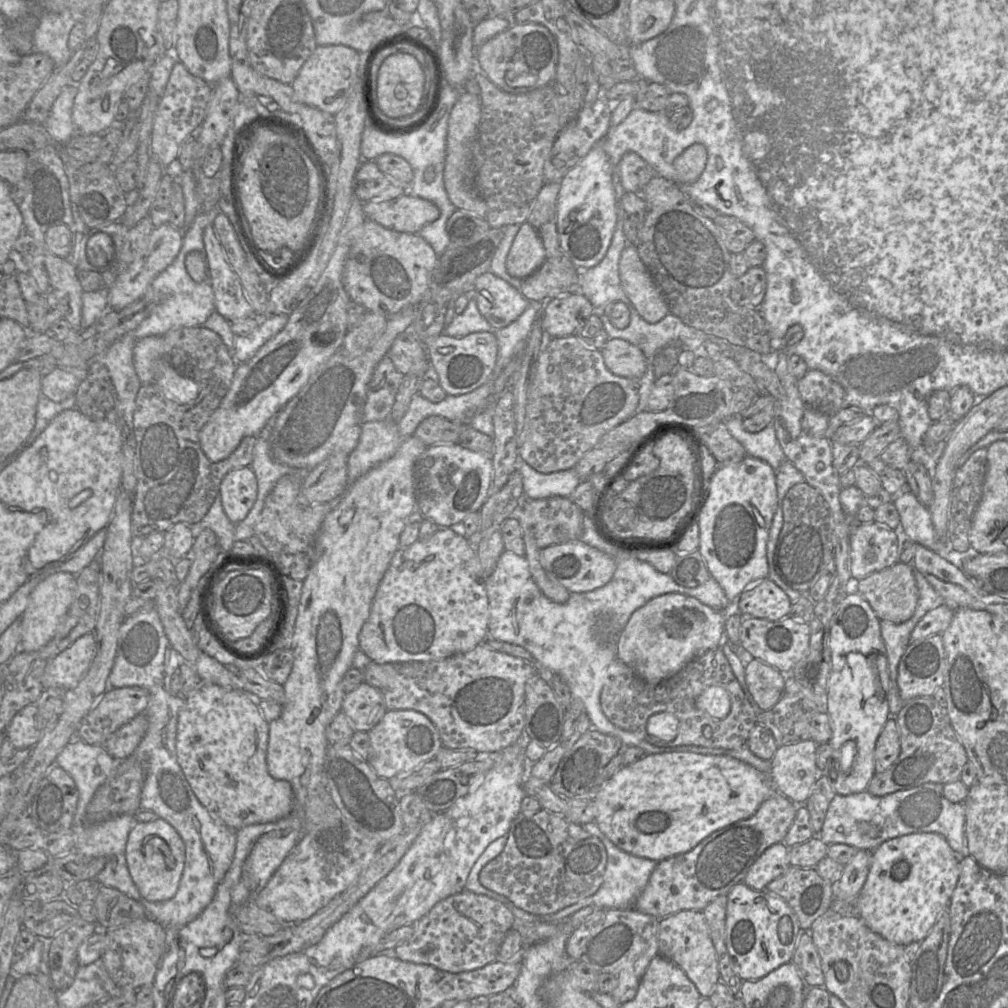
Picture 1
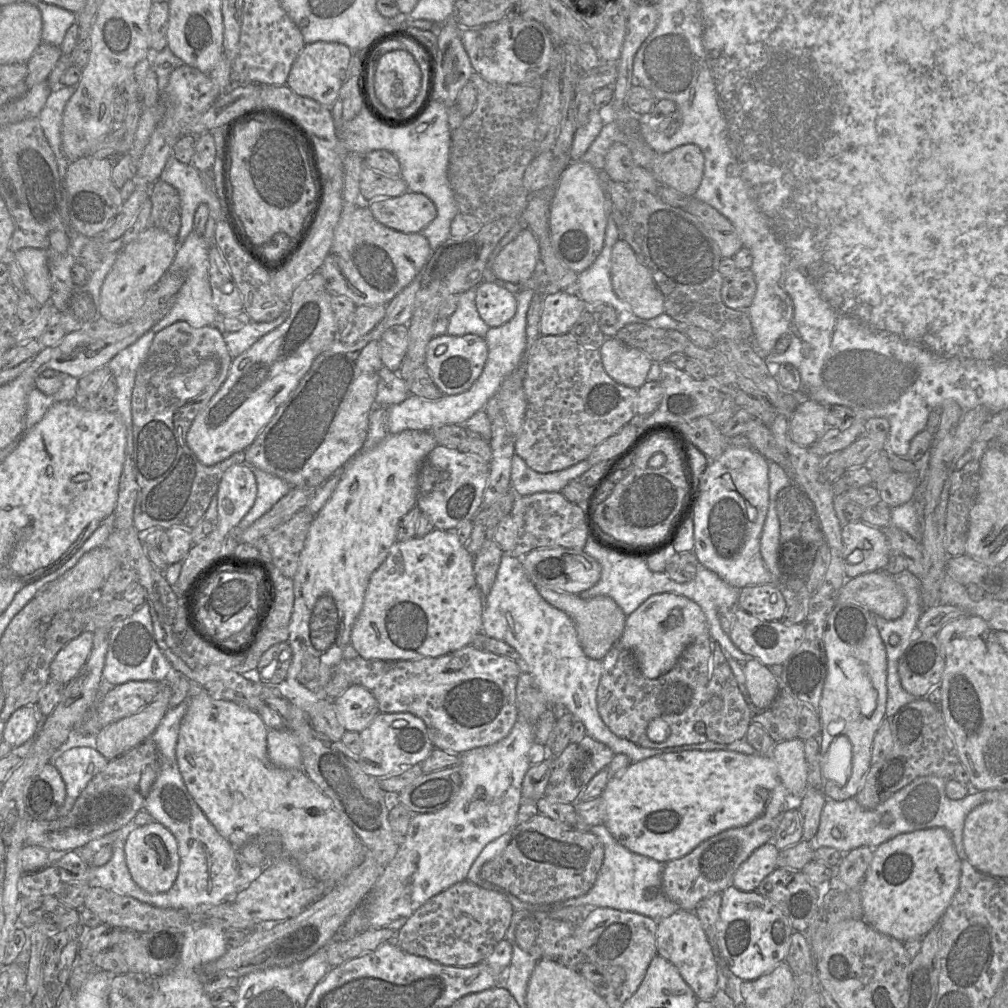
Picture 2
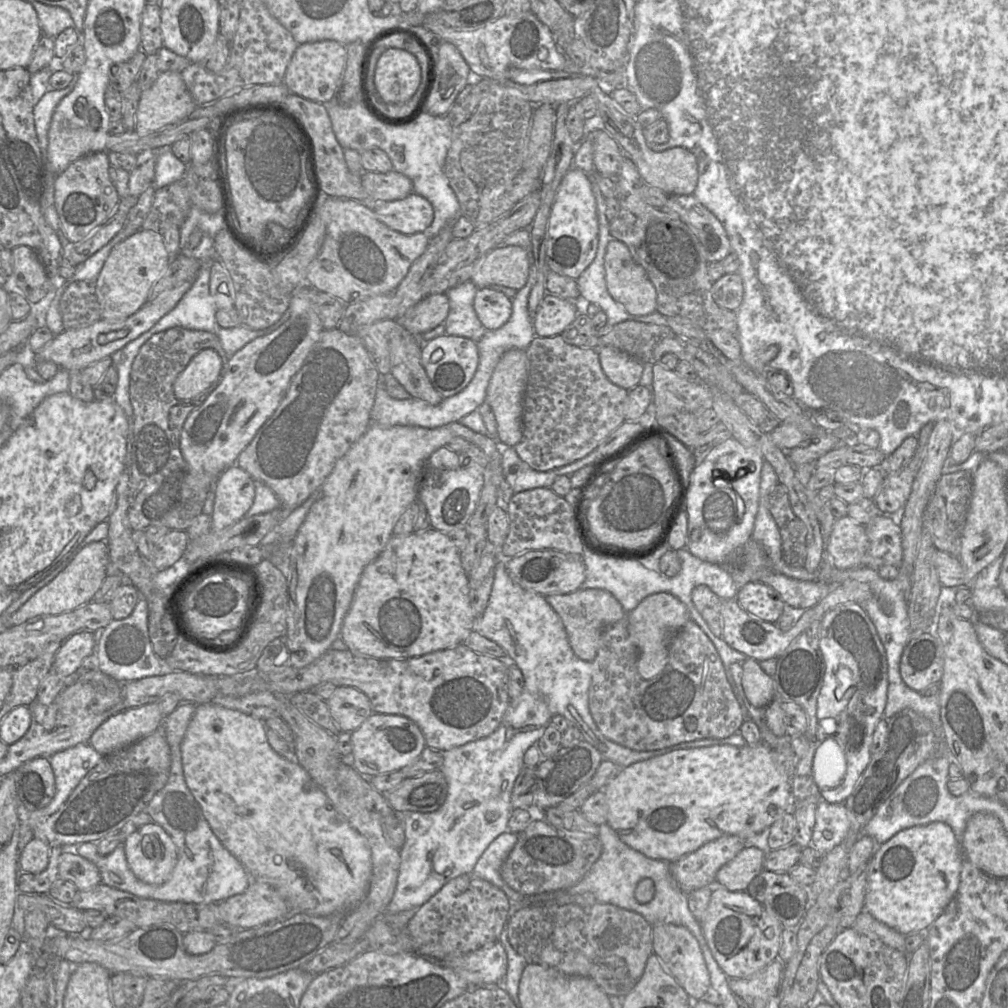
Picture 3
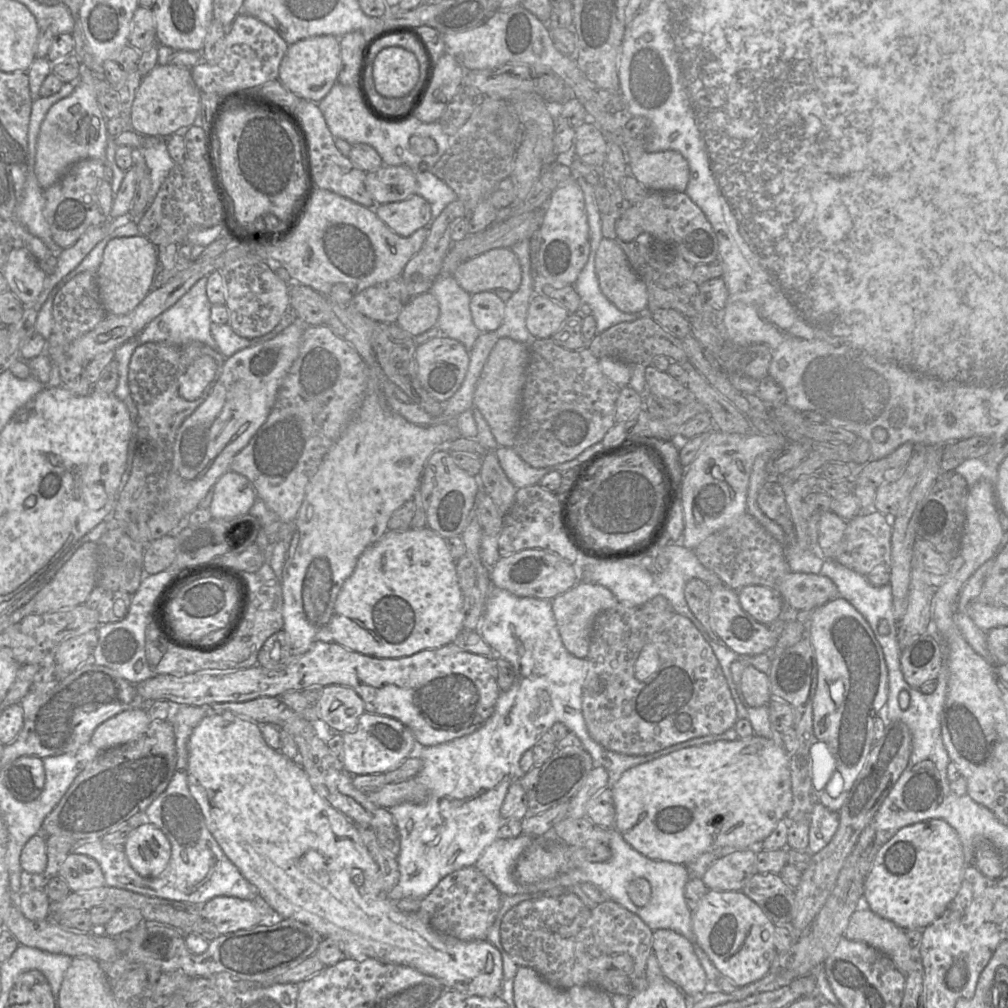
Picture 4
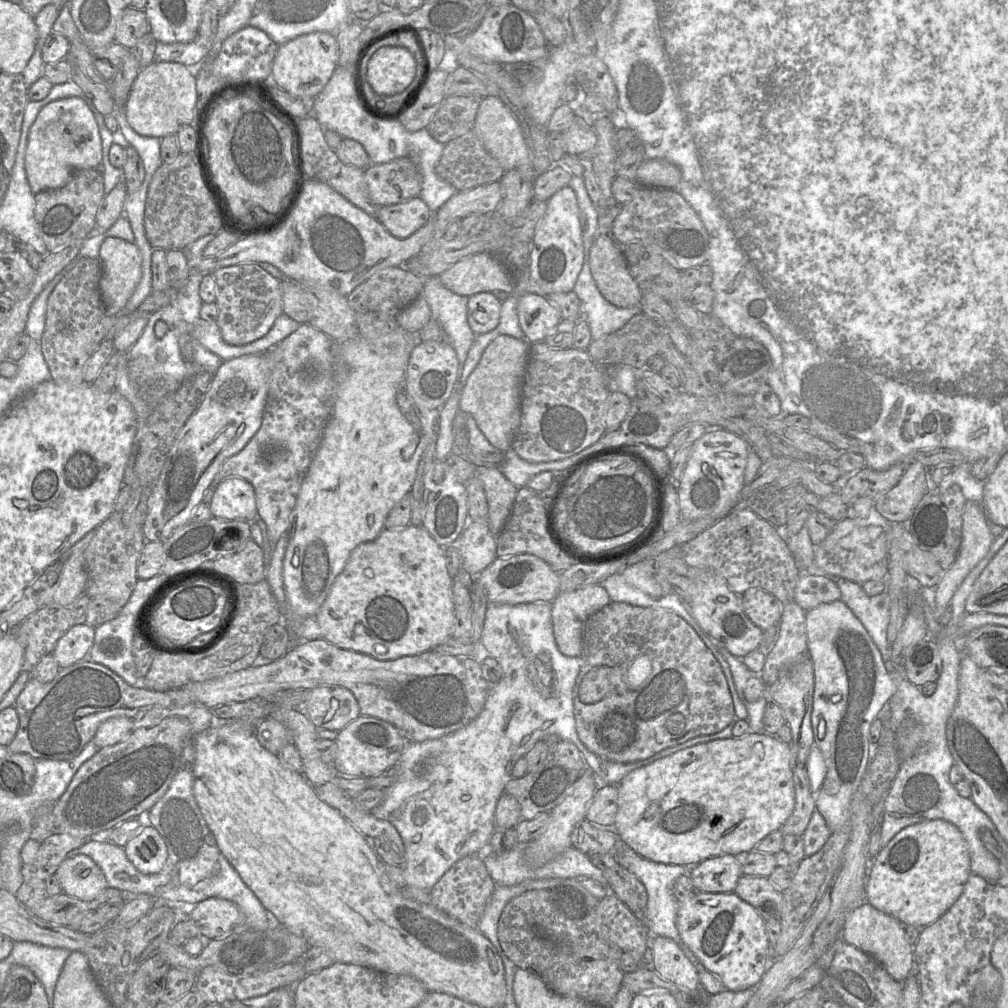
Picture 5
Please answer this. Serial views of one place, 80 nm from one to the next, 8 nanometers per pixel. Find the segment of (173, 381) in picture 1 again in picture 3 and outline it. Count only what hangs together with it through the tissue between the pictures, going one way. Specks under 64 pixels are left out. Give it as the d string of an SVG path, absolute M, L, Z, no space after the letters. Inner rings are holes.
M212 349L198 353L176 378L173 390L179 400L193 399L215 384L221 370L221 358Z

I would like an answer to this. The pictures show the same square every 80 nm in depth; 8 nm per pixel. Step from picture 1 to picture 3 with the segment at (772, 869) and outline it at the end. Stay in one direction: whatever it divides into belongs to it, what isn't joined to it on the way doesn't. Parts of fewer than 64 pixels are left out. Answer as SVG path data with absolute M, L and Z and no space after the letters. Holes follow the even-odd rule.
M744 847L716 874L716 882L729 891L746 891L750 882L763 870L765 852L757 847Z

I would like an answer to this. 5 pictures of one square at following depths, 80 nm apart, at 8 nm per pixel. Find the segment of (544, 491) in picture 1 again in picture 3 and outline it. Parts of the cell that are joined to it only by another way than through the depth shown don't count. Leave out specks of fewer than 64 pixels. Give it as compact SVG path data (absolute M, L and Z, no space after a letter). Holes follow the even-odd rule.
M499 445L503 474L514 493L534 488L549 488L558 476L570 476L585 466L593 465L602 456L596 448L575 462L548 471L536 471L525 463L513 447Z

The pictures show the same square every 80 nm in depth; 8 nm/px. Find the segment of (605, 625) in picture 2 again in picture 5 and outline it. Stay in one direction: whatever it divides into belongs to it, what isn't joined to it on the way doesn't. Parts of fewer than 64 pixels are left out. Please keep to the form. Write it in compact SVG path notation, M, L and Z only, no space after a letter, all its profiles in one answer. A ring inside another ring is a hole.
M600 584L559 593L555 597L551 602L553 634L563 655L581 655L582 633L586 620L610 602L608 592Z

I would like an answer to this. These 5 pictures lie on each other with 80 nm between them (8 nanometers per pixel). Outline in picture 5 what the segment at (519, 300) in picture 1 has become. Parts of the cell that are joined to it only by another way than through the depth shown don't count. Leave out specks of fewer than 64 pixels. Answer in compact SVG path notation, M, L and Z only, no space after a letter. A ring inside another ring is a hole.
M480 292L468 297L468 324L476 335L488 333L497 327L501 304L493 292Z

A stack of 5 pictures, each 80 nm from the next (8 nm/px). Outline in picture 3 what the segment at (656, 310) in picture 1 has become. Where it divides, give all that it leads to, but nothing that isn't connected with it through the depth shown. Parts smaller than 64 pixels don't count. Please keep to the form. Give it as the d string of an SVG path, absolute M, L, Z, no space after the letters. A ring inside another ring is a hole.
M617 239L606 246L605 280L609 294L632 315L656 311L657 294L642 266L634 261L628 247Z

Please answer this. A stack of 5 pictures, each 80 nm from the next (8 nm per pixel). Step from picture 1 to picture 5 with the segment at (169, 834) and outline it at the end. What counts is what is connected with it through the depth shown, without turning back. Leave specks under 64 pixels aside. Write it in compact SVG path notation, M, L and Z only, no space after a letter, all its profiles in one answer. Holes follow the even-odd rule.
M151 825L143 826L128 841L124 851L135 868L145 875L160 872L167 860L167 846L160 833Z

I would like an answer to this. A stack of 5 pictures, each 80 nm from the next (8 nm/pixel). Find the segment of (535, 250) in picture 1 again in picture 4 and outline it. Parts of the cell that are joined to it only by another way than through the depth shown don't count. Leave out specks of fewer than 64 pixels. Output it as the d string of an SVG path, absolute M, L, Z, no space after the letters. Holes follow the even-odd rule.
M494 248L461 263L453 277L471 295L499 288L513 293L520 286L522 272L511 248Z

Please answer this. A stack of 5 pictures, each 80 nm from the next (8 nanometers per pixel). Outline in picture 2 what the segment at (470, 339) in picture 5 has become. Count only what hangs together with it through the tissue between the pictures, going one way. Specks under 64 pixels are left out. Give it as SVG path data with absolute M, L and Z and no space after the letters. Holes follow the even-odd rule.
M471 288L458 296L455 312L449 317L446 334L462 336L475 334L485 337L489 326L480 317L476 307L476 288Z

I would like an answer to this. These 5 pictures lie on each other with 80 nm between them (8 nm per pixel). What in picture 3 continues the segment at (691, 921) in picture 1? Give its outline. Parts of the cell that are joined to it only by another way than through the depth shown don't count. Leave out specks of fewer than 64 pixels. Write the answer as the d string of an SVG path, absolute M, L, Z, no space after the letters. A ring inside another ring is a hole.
M659 923L653 926L653 952L692 1000L712 994L710 974L695 936L684 926Z

